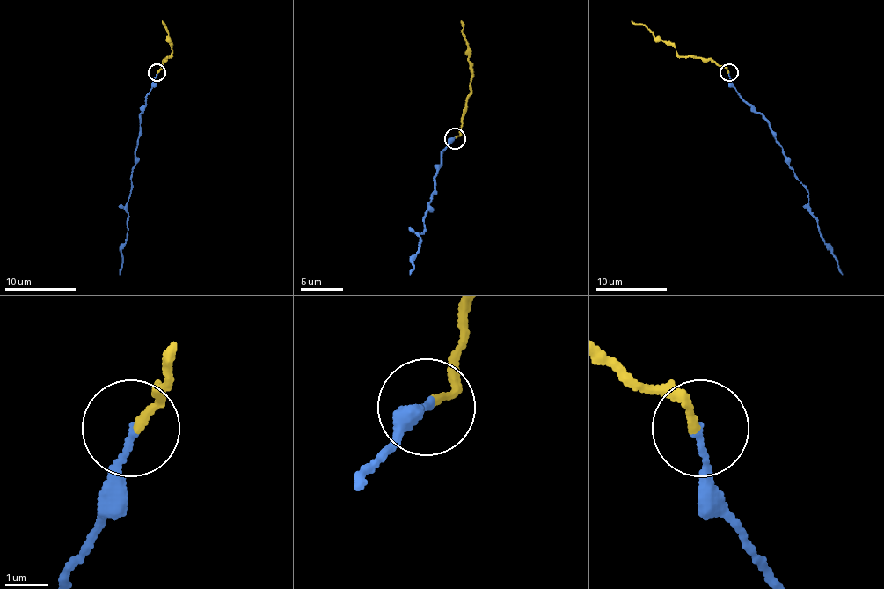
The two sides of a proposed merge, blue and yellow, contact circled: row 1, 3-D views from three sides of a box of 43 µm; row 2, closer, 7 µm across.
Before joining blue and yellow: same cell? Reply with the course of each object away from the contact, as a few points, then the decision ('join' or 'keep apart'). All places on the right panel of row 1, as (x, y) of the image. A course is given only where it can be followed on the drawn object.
blue via (729, 72), (729, 83), (763, 115), (782, 149), (784, 161), (809, 193), (811, 213), (820, 236), (843, 275) | yellow via (729, 72), (710, 60), (680, 56), (672, 46), (658, 40), (642, 25), (631, 21) | join

